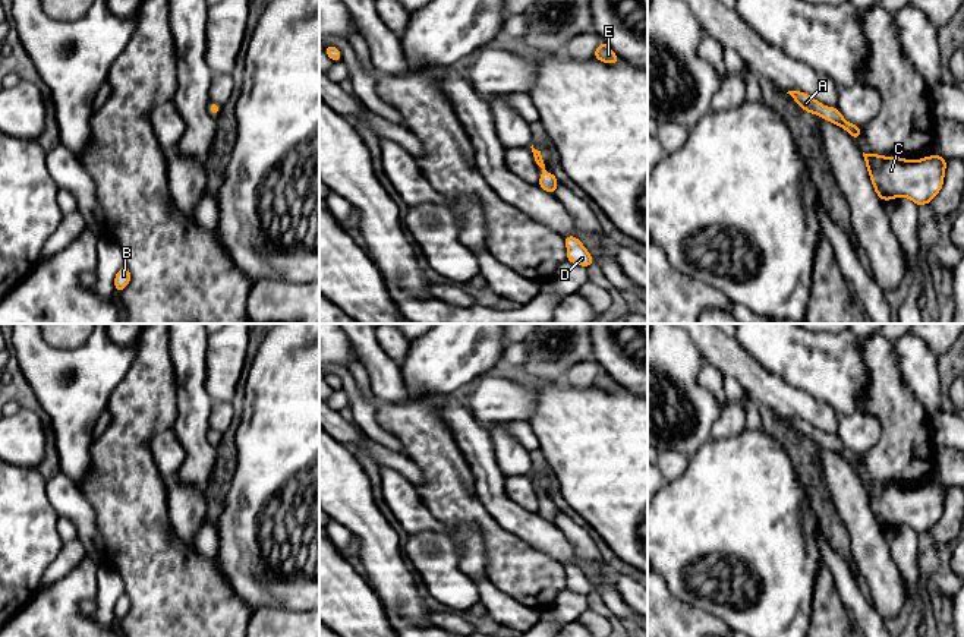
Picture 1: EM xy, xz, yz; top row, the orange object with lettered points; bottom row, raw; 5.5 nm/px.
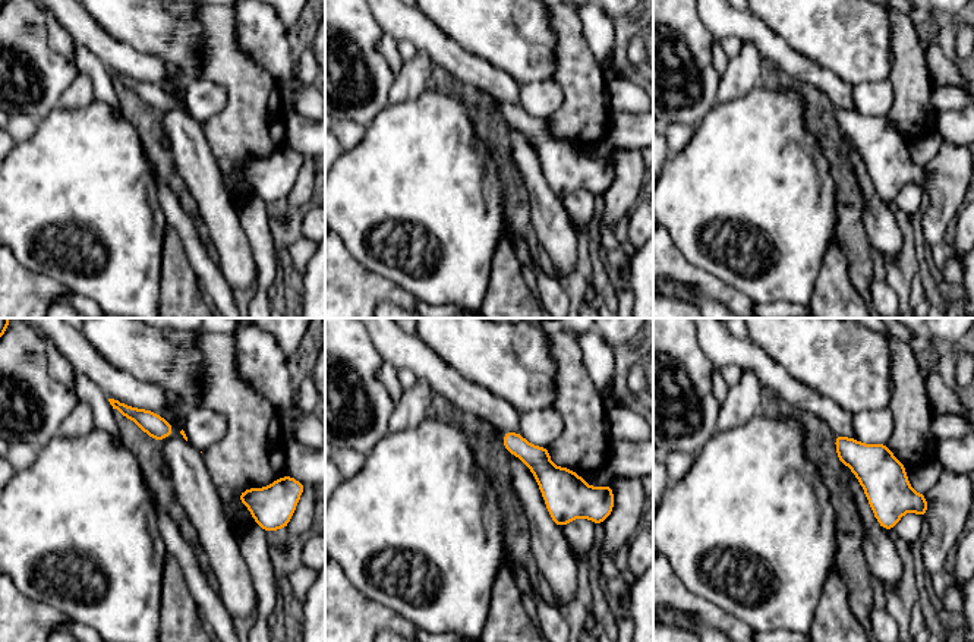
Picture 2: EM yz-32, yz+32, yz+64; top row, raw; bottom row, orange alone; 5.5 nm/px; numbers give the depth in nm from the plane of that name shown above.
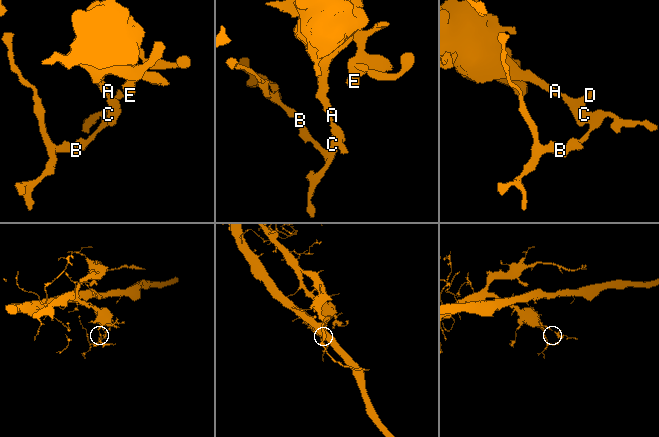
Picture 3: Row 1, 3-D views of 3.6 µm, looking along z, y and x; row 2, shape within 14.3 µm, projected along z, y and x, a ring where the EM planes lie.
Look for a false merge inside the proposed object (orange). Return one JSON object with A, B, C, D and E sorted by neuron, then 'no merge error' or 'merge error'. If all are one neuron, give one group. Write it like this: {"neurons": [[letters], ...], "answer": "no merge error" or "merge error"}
{"neurons": [["A", "B", "C", "D", "E"]], "answer": "no merge error"}

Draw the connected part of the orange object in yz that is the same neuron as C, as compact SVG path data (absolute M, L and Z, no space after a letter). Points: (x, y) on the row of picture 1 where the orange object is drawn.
M864 152L863 157L875 192L883 202L905 196L920 206L930 204L943 186L946 158L941 155L916 161Z

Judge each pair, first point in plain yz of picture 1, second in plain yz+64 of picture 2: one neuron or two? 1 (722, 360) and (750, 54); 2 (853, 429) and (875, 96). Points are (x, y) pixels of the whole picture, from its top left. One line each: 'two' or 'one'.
1: two
2: one

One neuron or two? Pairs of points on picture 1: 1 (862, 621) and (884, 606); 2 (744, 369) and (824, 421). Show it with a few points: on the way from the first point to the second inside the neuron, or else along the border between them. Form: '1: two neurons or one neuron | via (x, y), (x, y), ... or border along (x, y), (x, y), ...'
1: two neurons | border along (872, 605), (884, 620)
2: one neuron | via (764, 387), (783, 400), (805, 407)

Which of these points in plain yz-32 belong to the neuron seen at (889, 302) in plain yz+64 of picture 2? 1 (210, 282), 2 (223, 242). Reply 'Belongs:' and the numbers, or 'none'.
Belongs: 1

